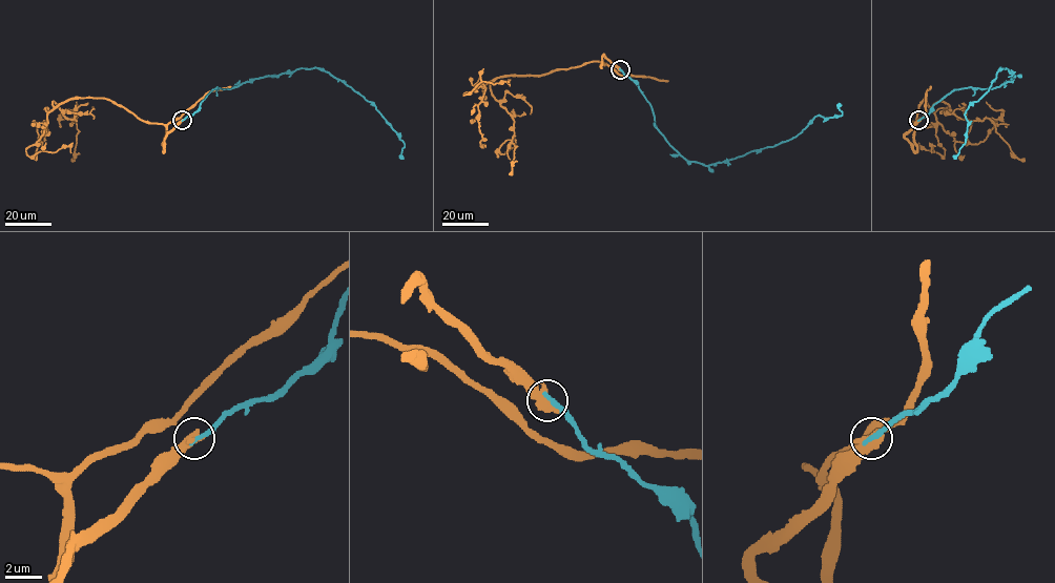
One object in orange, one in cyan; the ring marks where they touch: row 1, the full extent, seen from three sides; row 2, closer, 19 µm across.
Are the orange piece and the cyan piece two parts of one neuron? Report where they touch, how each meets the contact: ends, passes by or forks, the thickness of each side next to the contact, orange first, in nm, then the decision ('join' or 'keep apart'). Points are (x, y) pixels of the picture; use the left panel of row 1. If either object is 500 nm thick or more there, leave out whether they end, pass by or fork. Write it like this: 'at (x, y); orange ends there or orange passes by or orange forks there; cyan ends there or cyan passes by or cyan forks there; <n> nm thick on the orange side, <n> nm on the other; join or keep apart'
at (182, 120); 650 nm thick on the orange side, 320 nm on the other; keep apart

